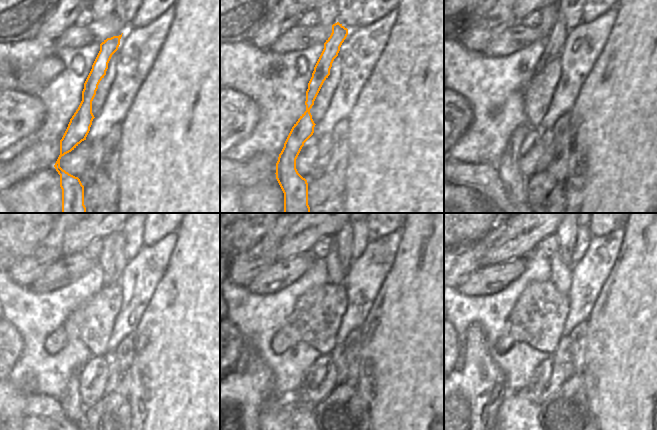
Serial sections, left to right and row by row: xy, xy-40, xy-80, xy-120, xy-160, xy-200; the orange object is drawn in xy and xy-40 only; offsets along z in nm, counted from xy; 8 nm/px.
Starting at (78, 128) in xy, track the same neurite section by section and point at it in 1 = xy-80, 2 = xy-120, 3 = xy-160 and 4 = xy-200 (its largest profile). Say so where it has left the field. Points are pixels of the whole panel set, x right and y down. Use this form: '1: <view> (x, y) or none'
1: xy-80 (516, 183)
2: xy-120 (70, 401)
3: xy-160 (343, 238)
4: xy-200 (566, 233)

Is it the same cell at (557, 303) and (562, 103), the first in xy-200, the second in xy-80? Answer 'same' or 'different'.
different

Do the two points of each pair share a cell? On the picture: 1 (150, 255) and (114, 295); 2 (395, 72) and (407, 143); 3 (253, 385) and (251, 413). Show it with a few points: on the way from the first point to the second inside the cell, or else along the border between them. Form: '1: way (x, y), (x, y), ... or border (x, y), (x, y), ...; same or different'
1: border (119, 281), (121, 289), (120, 310); different
2: way (407, 90), (407, 125); same
3: way (251, 392), (251, 406); same

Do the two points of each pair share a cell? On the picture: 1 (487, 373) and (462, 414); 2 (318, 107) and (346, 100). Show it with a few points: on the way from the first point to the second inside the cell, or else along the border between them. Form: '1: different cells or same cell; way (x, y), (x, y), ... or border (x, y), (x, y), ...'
1: same cell; way (480, 383), (479, 389), (465, 404)
2: different cells; border (338, 82), (324, 116), (316, 124)

